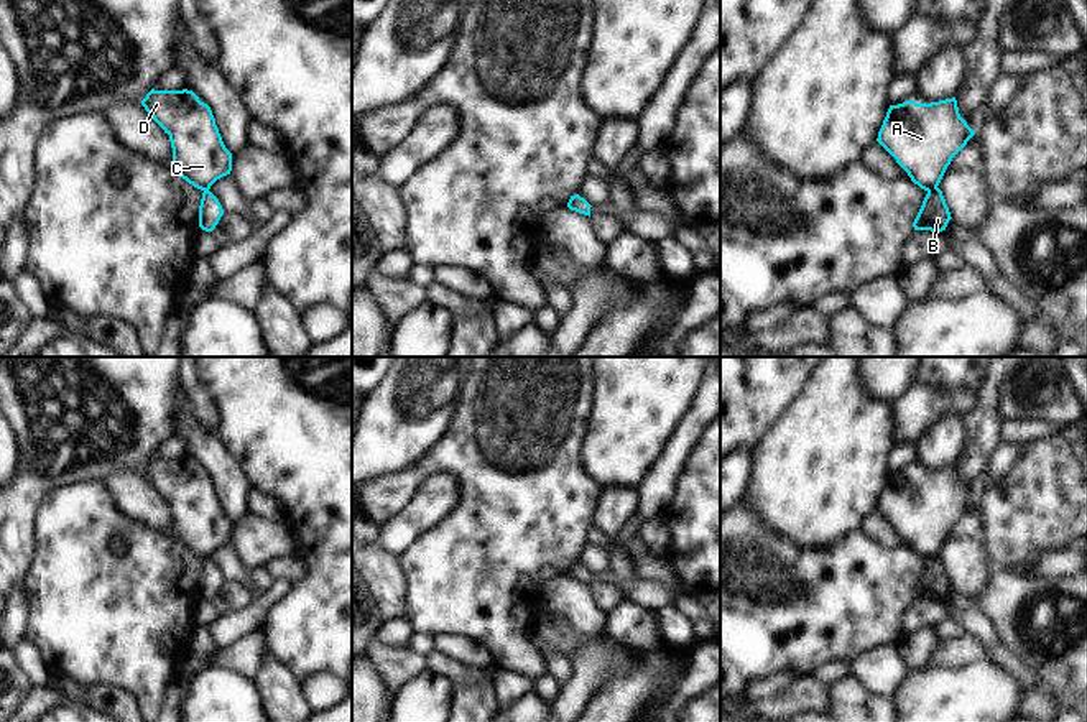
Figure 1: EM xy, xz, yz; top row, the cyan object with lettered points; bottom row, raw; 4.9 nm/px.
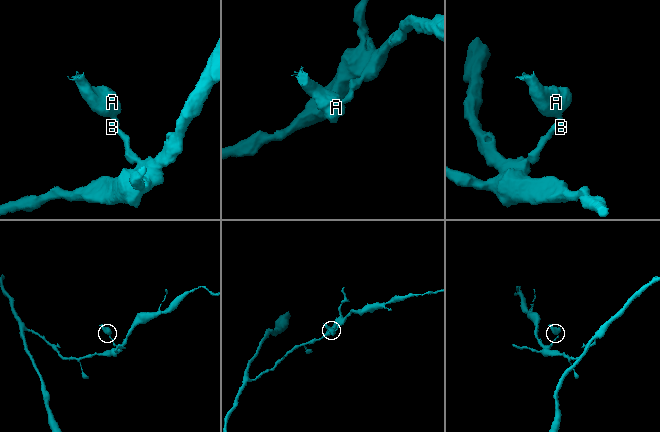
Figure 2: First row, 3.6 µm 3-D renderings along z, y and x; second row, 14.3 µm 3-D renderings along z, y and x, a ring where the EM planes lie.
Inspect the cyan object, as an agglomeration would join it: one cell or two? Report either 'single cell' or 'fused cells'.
fused cells

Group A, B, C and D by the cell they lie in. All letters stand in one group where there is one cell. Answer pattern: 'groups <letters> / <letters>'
groups A C D / B

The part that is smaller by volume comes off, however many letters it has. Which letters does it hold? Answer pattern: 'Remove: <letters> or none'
Remove: A, C, D

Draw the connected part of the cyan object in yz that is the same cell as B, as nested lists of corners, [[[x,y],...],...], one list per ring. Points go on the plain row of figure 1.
[[[939,556],[927,559],[923,574],[913,590],[914,599],[931,599],[942,600],[946,599],[951,581]]]

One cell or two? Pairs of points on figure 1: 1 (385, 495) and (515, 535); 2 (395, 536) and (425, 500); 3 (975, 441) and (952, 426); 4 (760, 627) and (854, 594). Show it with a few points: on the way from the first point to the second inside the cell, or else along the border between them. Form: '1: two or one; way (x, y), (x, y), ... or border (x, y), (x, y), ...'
1: one; way (420, 469), (428, 464), (454, 464), (490, 500)
2: one; way (403, 528), (423, 509)
3: two; border (964, 416), (964, 448), (954, 464)
4: one; way (783, 610), (831, 604)

